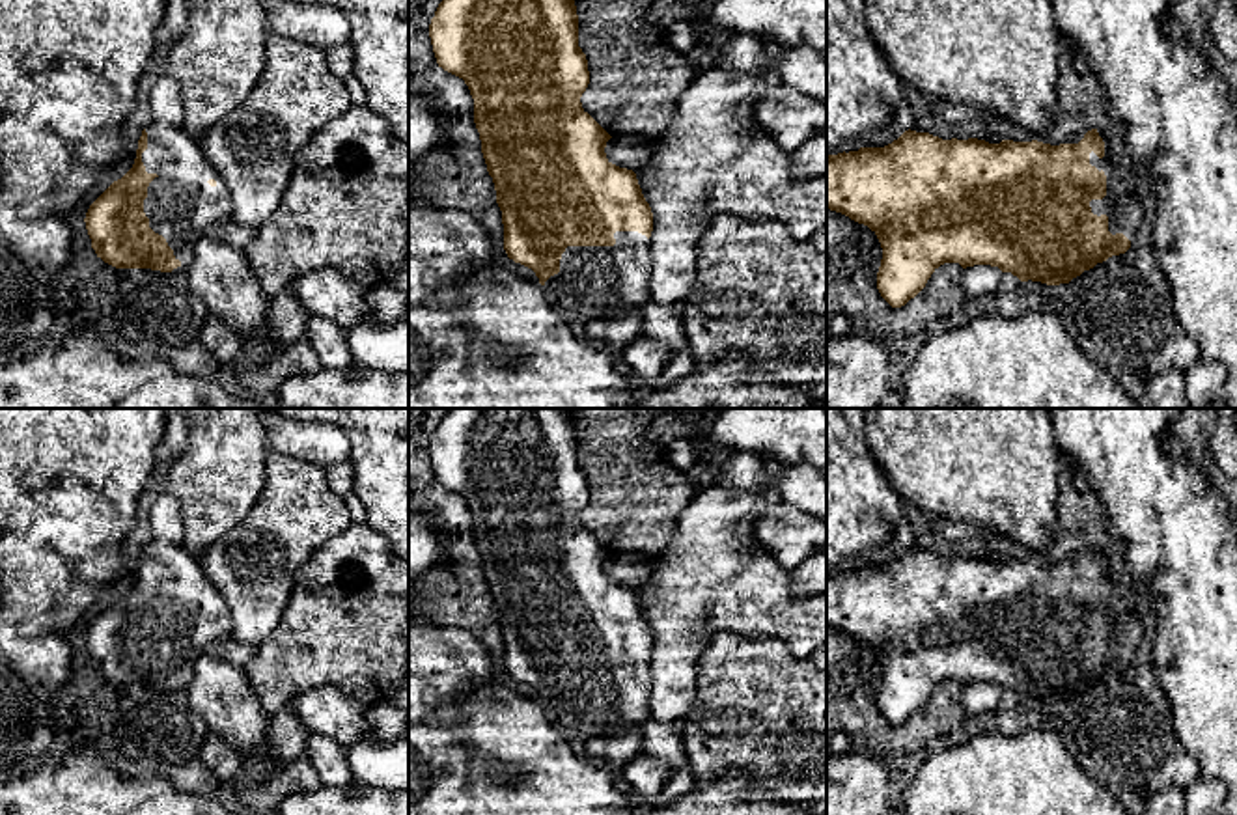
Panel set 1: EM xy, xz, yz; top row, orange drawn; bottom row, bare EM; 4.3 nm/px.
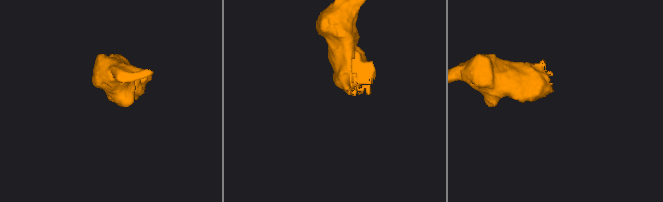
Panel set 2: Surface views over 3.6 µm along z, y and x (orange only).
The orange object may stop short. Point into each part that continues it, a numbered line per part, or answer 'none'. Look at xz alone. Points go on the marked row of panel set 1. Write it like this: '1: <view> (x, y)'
1: xz (594, 282)

